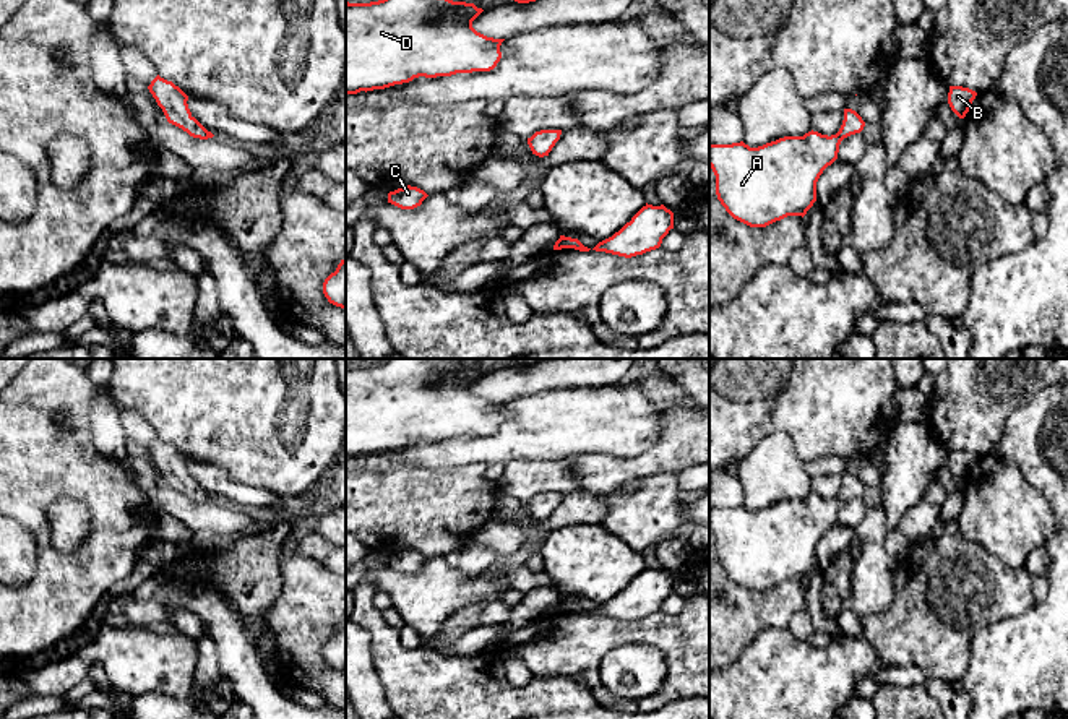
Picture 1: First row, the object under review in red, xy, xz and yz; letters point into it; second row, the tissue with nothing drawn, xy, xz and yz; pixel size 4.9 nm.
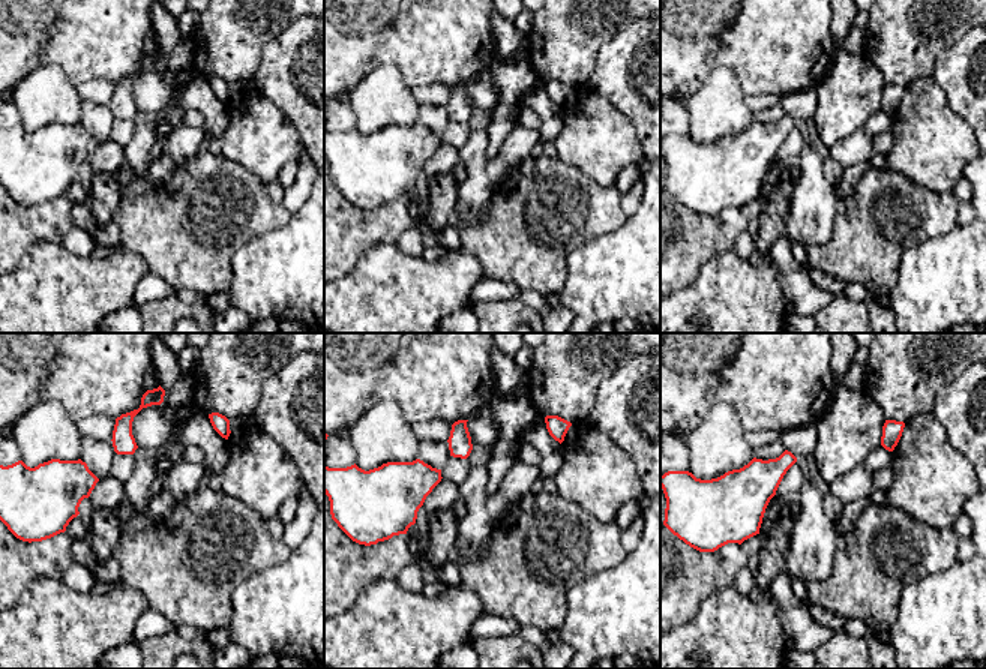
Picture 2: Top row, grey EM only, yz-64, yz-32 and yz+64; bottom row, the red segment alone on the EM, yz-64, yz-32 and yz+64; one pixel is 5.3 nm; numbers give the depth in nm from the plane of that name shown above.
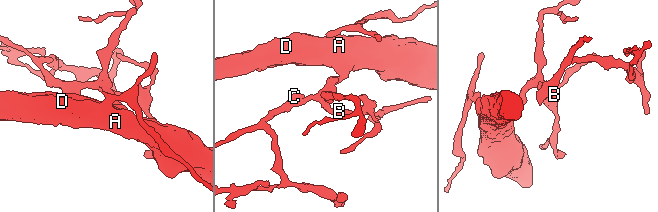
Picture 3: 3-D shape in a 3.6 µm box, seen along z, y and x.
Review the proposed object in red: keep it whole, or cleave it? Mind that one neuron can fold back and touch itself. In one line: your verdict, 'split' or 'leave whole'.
leave whole

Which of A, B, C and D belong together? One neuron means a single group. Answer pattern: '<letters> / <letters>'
A B C D

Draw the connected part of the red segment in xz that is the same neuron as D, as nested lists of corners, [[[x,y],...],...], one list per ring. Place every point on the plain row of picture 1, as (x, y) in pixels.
[[[388,359],[370,367],[346,365],[346,458],[385,453],[414,441],[490,435],[502,422],[505,403],[477,396],[472,385],[482,377],[474,367],[440,359]]]

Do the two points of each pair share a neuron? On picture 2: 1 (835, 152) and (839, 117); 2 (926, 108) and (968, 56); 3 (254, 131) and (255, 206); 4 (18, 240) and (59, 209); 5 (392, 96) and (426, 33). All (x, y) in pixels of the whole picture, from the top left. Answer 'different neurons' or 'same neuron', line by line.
1: different neurons
2: different neurons
3: different neurons
4: same neuron
5: different neurons

